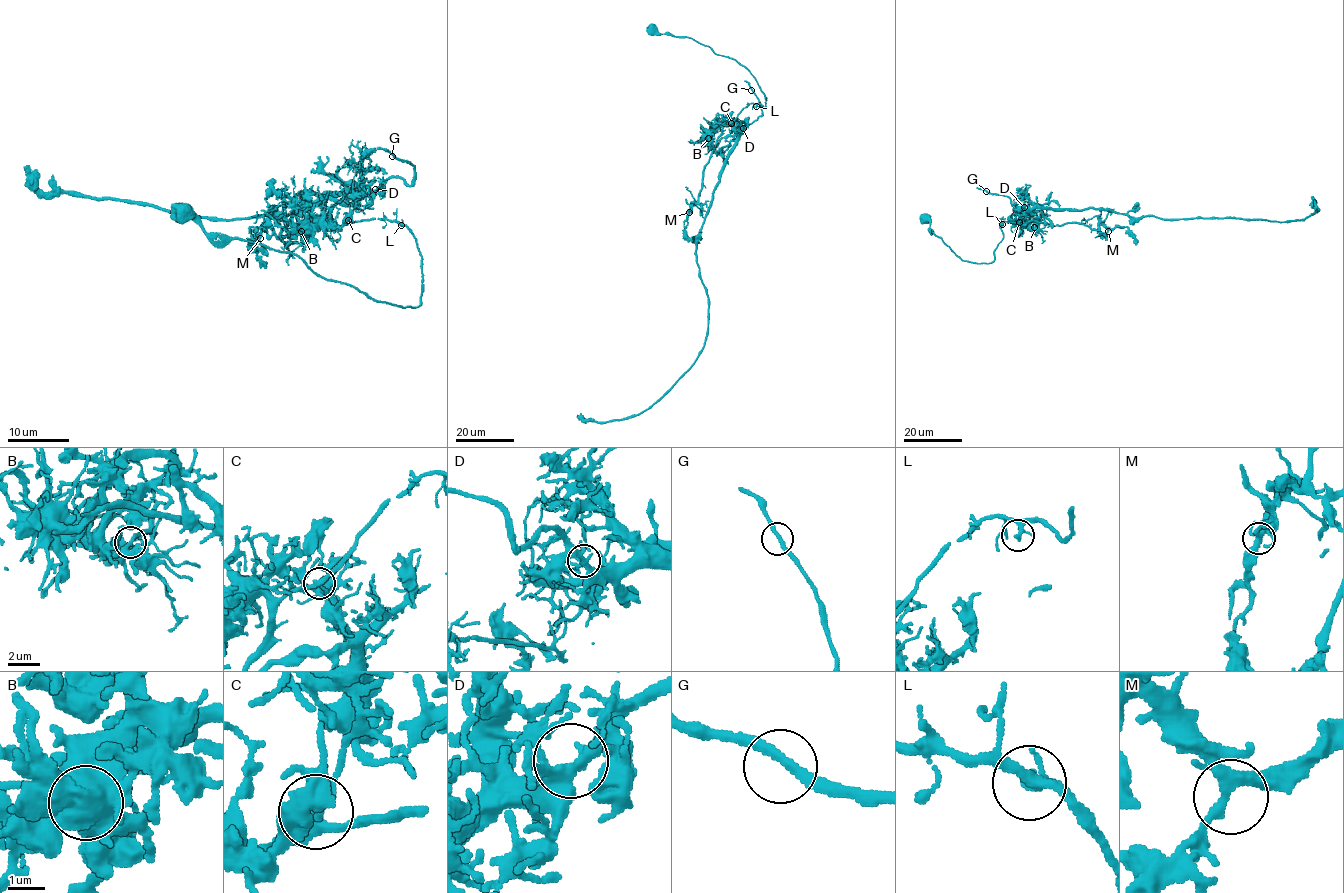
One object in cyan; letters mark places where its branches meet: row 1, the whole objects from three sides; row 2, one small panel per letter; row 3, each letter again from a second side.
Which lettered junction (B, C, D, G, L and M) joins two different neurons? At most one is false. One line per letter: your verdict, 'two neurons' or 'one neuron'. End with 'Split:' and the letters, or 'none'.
B: one neuron
C: two neurons
D: one neuron
G: one neuron
L: one neuron
M: one neuron
Split: C

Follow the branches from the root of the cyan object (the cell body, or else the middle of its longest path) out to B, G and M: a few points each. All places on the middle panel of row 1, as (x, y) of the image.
B: (653, 30), (690, 37), (735, 60), (753, 77), (764, 94), (764, 107), (748, 103), (708, 138)
G: (653, 30), (708, 45), (753, 77), (766, 105), (743, 108), (731, 122), (737, 132), (761, 114), (751, 90)
M: (653, 30), (690, 37), (739, 62), (766, 98), (764, 107), (748, 103), (723, 128), (689, 212)

